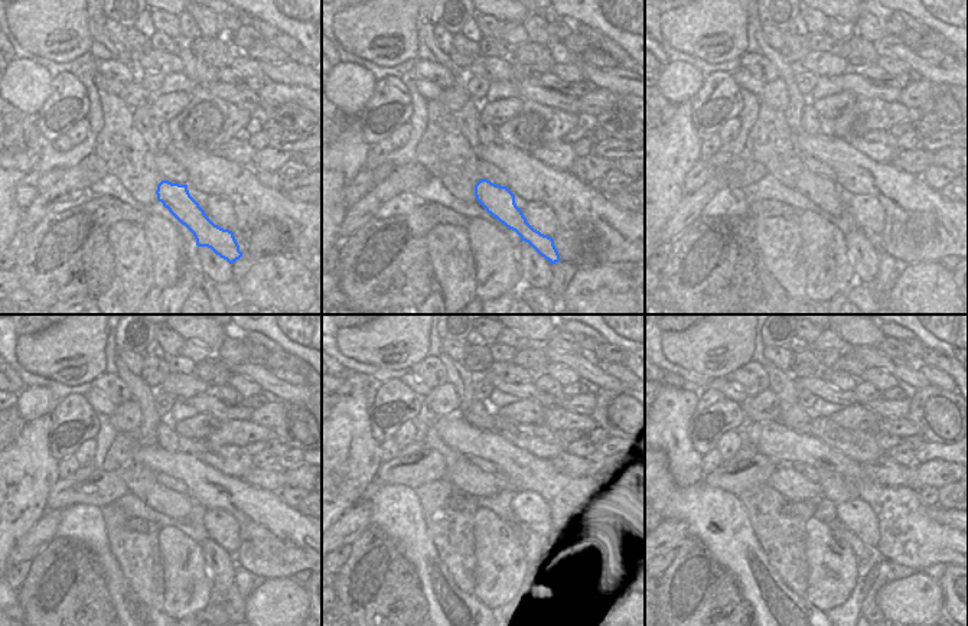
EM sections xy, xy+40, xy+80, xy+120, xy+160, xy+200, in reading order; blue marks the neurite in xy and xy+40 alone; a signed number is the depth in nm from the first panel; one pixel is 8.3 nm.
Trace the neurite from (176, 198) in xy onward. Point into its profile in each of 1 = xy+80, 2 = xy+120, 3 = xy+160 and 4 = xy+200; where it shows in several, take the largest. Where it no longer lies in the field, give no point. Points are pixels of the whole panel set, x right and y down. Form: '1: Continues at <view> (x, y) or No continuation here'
1: Continues at xy+80 (833, 202)
2: Continues at xy+120 (182, 509)
3: Continues at xy+160 (440, 462)
4: Continues at xy+200 (735, 476)

